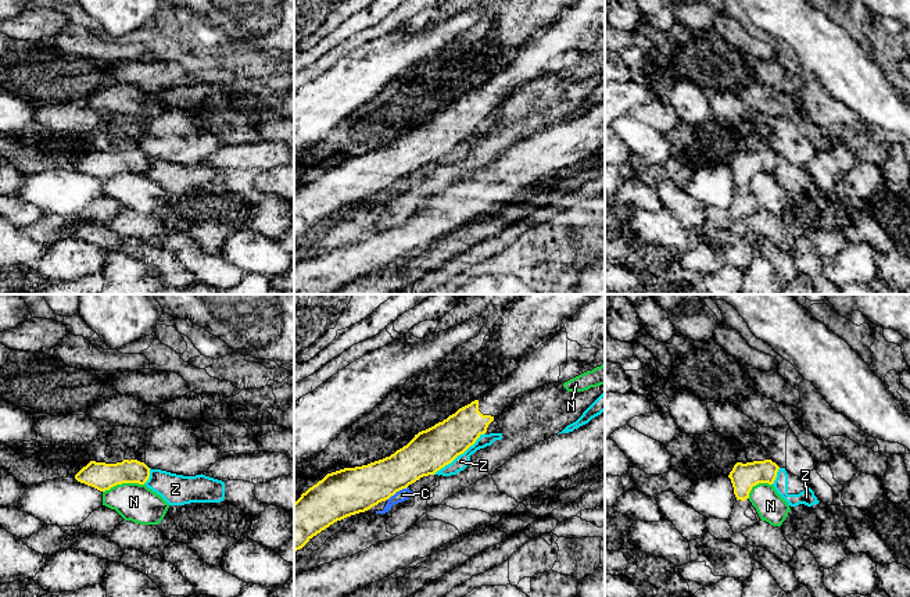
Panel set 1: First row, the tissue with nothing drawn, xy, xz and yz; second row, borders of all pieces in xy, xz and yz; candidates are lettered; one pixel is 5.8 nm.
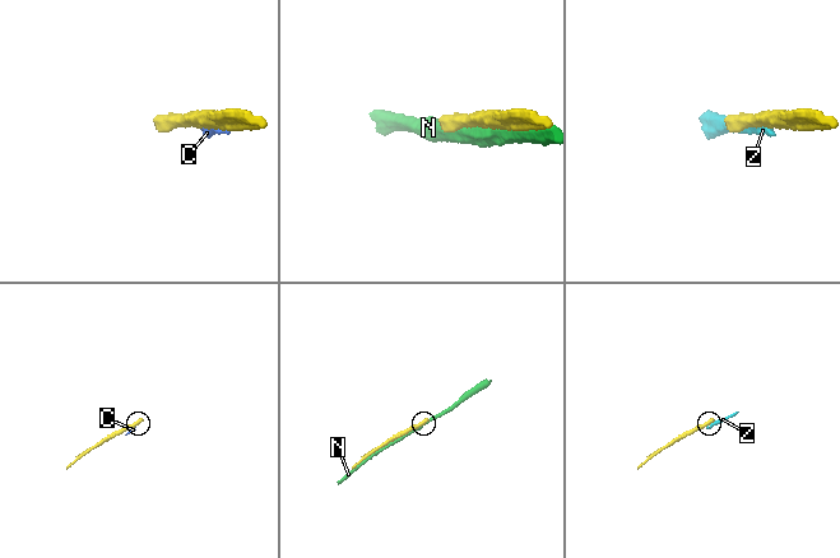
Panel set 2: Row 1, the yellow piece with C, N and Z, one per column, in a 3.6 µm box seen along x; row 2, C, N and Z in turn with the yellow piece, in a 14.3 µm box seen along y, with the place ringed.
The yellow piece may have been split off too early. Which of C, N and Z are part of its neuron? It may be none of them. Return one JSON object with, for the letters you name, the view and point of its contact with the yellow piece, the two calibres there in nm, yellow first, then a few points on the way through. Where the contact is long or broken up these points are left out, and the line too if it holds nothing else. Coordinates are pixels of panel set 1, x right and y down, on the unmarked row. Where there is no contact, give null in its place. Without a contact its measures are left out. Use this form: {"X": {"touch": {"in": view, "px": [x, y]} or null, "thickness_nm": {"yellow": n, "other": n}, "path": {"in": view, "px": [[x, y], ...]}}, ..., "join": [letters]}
{"join": []}

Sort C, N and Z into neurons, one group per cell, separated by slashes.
C Z / N

